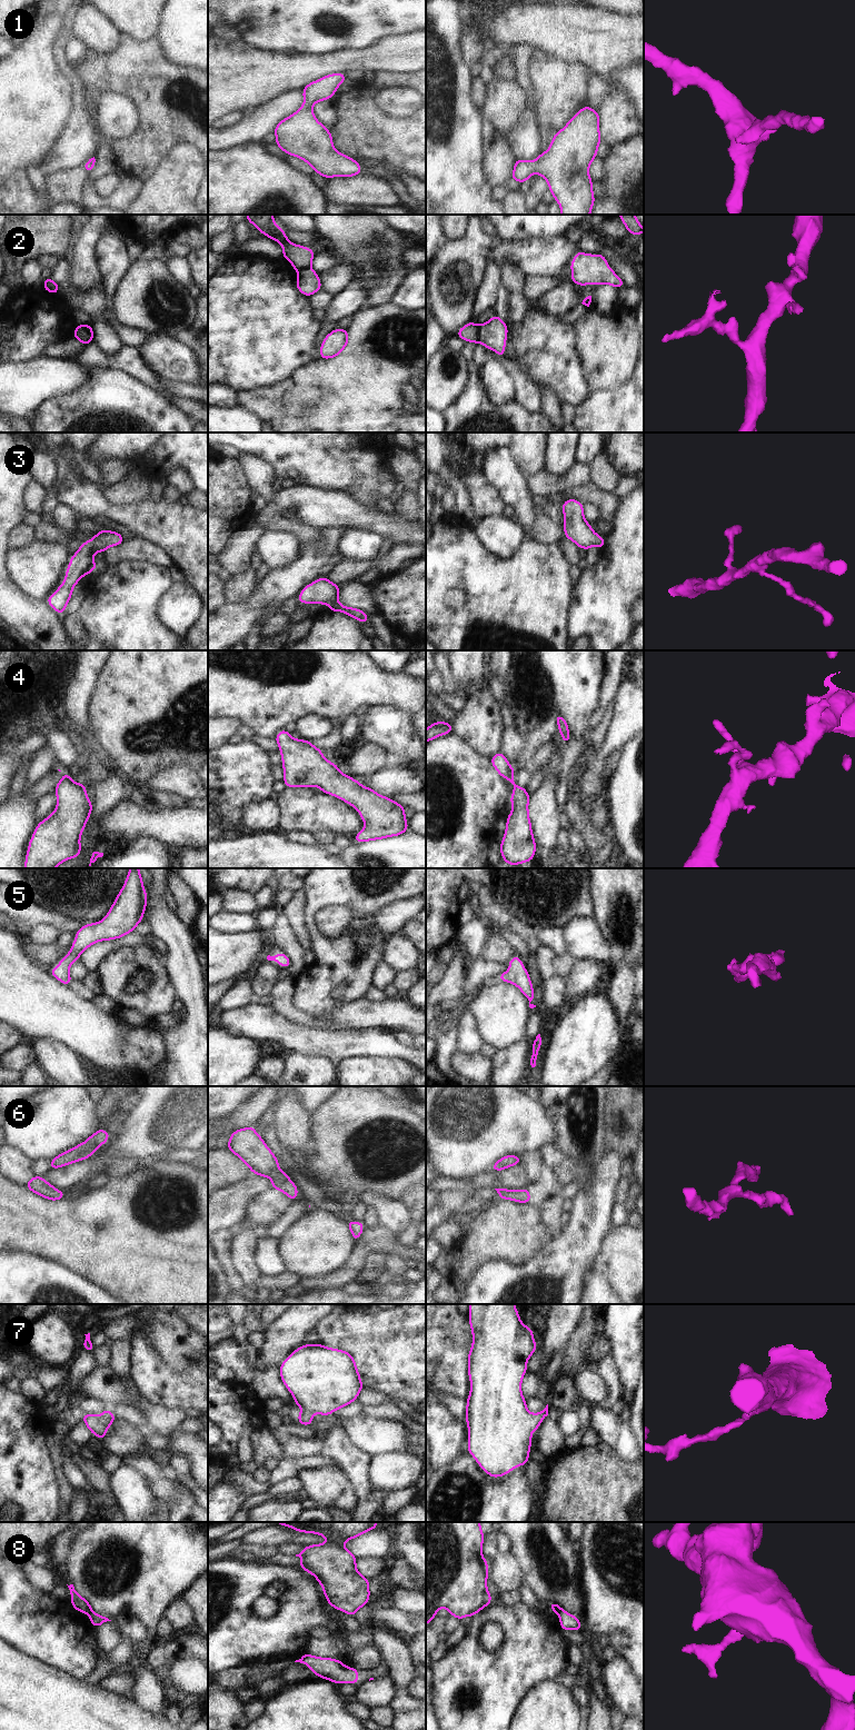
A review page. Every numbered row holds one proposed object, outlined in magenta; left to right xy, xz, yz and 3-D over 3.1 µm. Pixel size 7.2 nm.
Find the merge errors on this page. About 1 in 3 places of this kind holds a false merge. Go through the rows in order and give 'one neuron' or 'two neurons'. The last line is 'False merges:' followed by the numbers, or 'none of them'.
1: one neuron
2: two neurons
3: one neuron
4: one neuron
5: one neuron
6: one neuron
7: one neuron
8: two neurons
False merges: 2, 8

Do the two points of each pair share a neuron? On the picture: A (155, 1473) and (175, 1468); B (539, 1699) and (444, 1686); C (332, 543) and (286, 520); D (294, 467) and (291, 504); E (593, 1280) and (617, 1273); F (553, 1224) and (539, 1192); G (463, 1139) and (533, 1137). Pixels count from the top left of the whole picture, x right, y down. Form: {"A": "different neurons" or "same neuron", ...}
{"A": "different neurons", "B": "different neurons", "C": "different neurons", "D": "different neurons", "E": "different neurons", "F": "same neuron", "G": "same neuron"}

